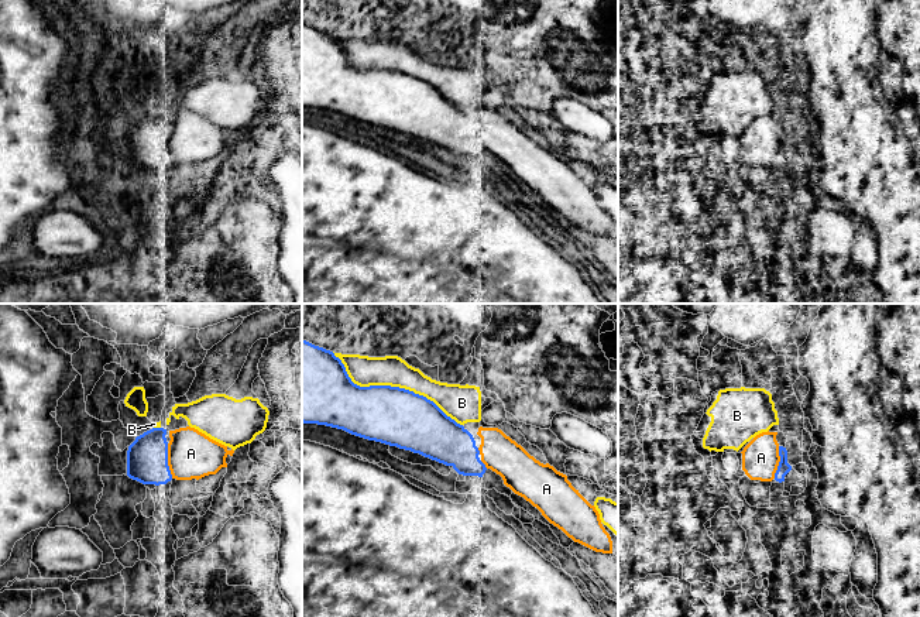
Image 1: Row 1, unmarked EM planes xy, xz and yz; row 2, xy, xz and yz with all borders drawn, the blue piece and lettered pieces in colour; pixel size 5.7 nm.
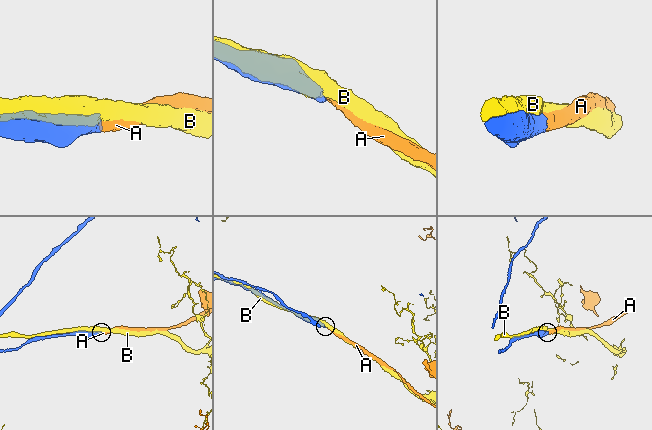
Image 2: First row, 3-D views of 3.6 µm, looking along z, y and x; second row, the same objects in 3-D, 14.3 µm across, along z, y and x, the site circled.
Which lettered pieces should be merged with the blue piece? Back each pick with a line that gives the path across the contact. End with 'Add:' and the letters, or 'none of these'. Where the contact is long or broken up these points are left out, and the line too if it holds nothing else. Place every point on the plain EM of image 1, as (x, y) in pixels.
Add: A

